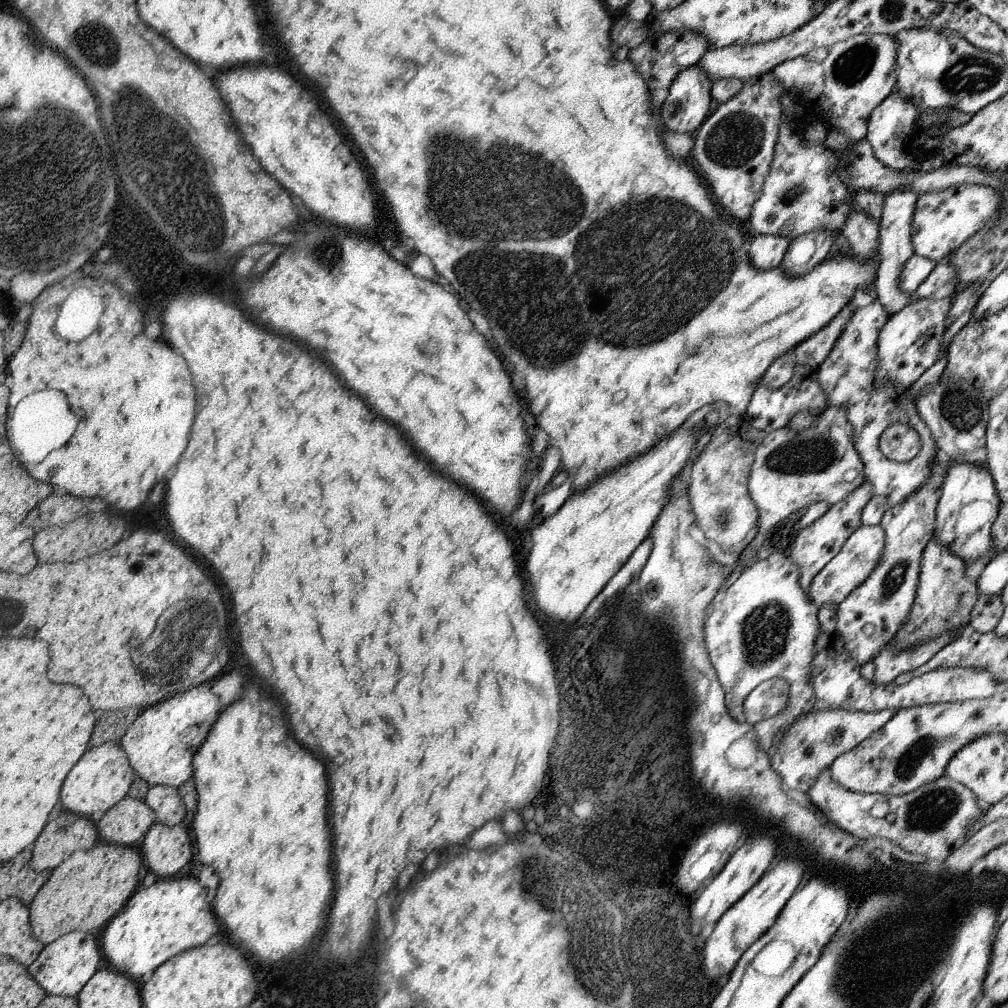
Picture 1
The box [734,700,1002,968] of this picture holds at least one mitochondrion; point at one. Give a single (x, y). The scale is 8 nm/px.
(933, 810)

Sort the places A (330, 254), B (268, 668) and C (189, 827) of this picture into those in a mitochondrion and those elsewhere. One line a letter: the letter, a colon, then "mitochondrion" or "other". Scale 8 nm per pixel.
A: mitochondrion
B: other
C: other

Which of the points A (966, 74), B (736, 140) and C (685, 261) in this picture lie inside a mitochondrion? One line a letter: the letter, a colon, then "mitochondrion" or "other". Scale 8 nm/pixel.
A: mitochondrion
B: mitochondrion
C: mitochondrion

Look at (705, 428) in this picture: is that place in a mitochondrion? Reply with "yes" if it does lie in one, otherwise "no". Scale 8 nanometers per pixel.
no

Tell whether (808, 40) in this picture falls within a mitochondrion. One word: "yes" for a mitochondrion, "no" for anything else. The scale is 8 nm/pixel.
no

